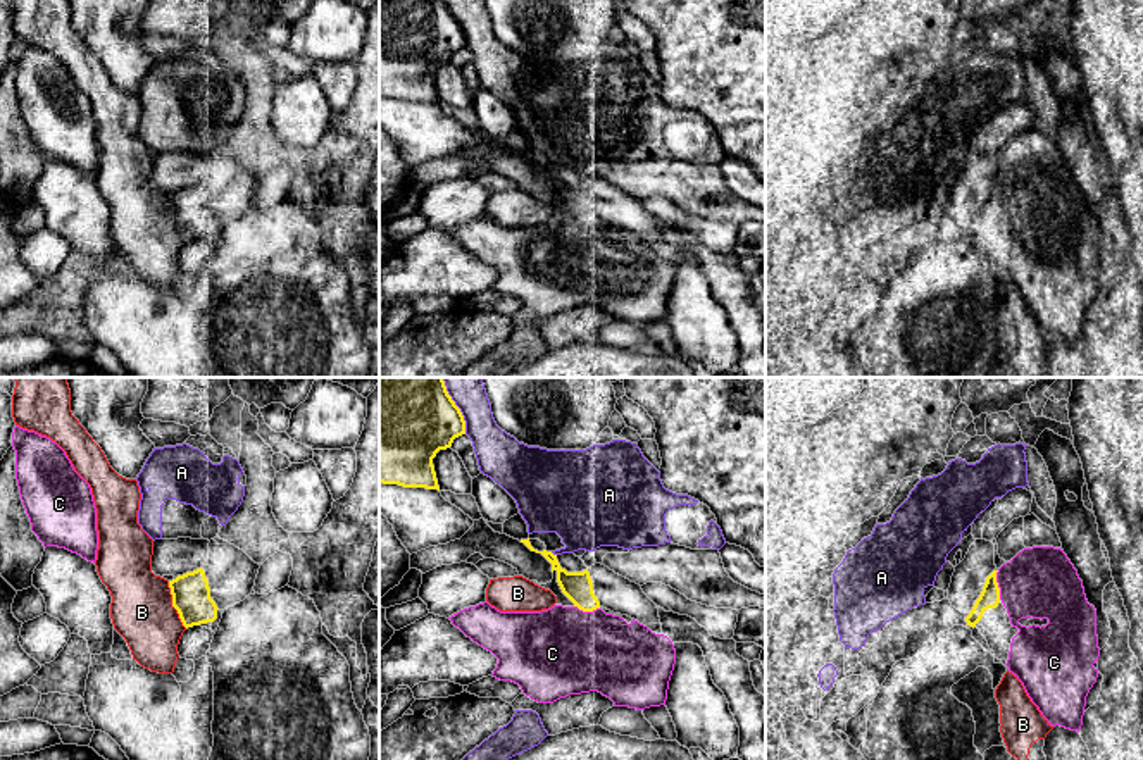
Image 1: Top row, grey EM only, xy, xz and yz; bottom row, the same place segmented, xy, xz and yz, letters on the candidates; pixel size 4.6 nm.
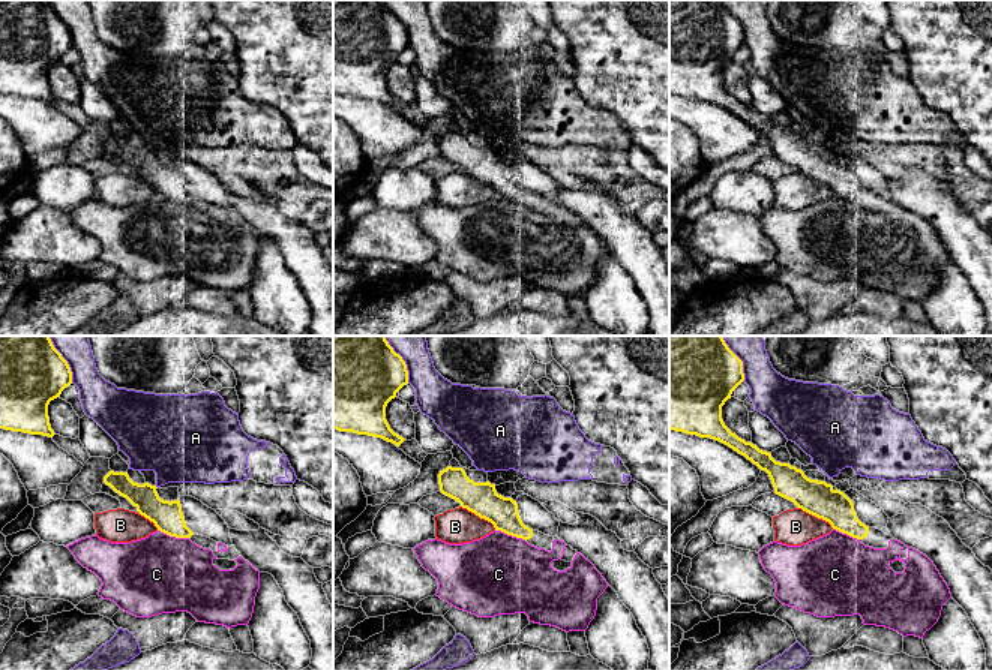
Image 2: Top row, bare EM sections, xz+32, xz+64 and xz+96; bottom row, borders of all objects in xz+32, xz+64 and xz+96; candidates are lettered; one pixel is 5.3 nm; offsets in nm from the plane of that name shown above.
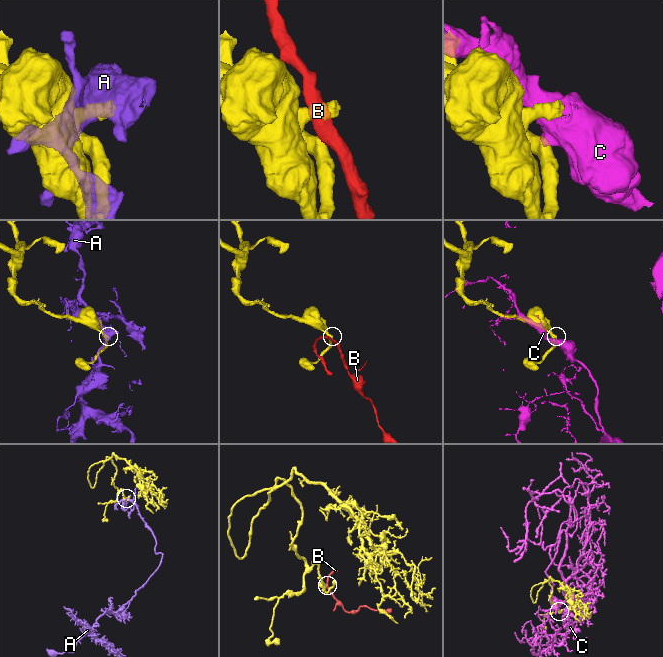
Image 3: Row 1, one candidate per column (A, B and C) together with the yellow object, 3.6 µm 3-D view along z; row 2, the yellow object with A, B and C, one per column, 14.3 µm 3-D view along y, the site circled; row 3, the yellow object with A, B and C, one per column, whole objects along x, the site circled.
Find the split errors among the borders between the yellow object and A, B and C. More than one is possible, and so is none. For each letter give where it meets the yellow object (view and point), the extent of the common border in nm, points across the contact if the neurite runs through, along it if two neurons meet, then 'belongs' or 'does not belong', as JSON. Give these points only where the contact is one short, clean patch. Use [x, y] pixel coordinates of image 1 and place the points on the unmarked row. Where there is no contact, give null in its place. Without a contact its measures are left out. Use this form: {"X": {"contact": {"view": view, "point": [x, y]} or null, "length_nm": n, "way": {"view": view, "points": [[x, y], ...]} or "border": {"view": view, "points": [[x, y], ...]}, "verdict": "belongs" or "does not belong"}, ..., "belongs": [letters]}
{"A": {"contact": {"view": "xz", "point": [459, 24]}, "length_nm": 240, "verdict": "does not belong"}, "B": {"contact": {"view": "xy", "point": [173, 219]}, "length_nm": 240, "border": {"view": "xy", "points": [[168, 195], [171, 219], [187, 242]]}, "verdict": "does not belong"}, "C": {"contact": {"view": "yz", "point": [997, 199]}, "length_nm": 140, "verdict": "does not belong"}, "belongs": []}

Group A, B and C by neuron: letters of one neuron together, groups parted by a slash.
A / B / C

